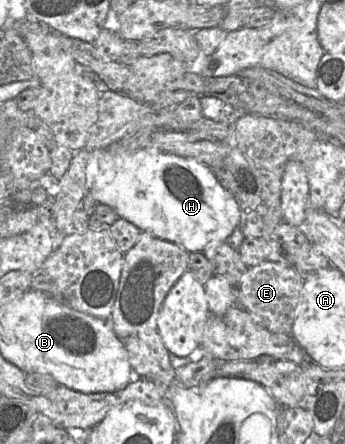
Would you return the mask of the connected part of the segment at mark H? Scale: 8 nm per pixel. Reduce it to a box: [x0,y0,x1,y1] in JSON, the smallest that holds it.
[88,146,240,252]

